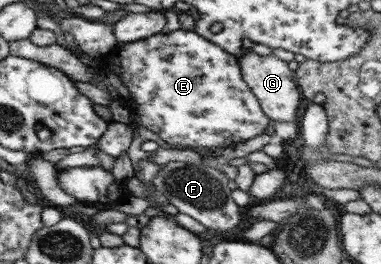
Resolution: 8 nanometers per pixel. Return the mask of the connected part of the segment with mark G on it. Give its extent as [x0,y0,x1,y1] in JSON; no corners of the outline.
[237,50,300,123]

